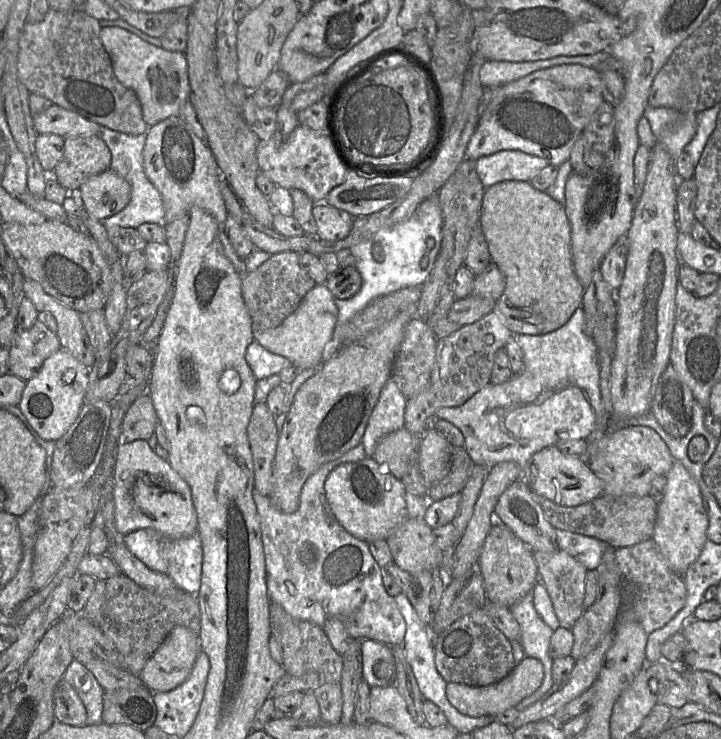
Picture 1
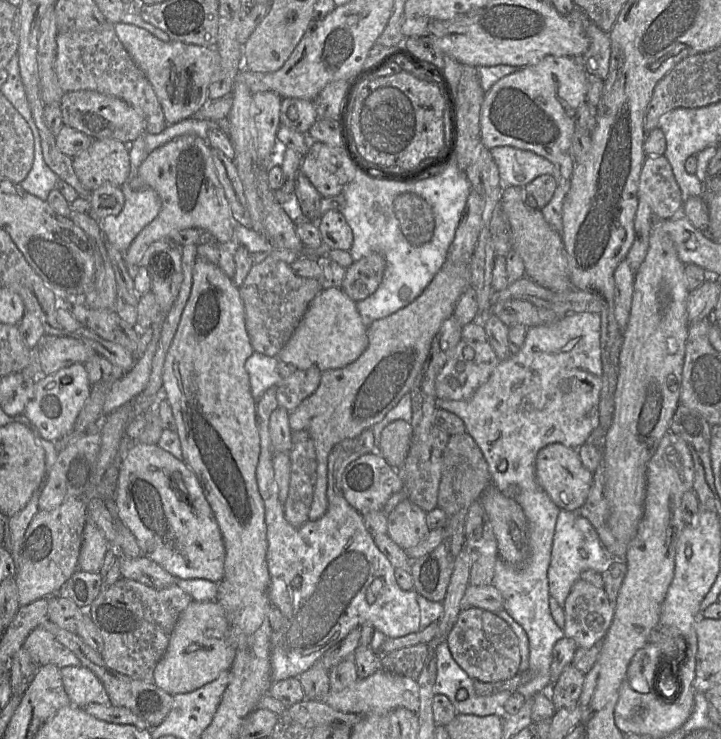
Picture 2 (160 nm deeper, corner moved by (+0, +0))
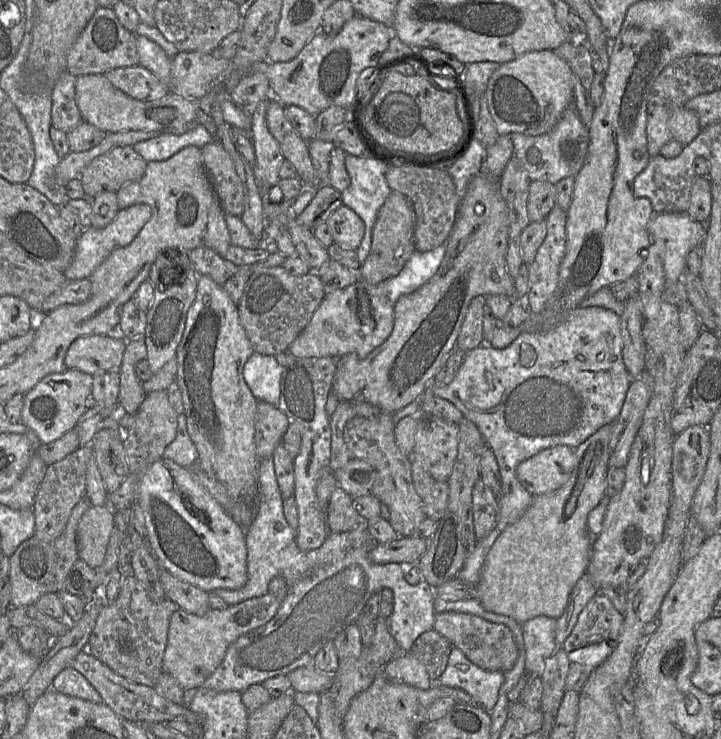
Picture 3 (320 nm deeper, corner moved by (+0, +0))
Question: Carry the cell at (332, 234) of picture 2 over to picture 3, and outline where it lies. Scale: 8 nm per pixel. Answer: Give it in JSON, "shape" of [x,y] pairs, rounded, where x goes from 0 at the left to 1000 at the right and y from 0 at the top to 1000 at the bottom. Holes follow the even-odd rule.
{"shape":[[[473,276],[452,300],[463,329],[495,338],[505,321],[506,303],[494,287]]]}

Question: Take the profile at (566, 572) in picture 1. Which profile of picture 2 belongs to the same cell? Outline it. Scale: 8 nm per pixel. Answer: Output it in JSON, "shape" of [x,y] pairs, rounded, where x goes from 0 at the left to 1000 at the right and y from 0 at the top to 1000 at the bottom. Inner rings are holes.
{"shape":[[[803,783],[796,789],[781,821],[784,832],[782,861],[793,865],[802,877],[818,877],[835,869],[852,834],[852,816],[836,796]]]}

